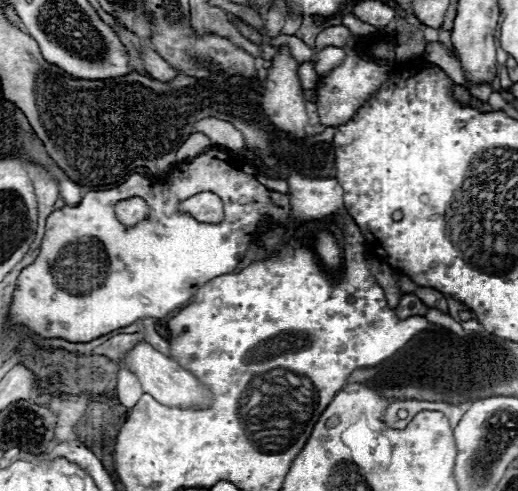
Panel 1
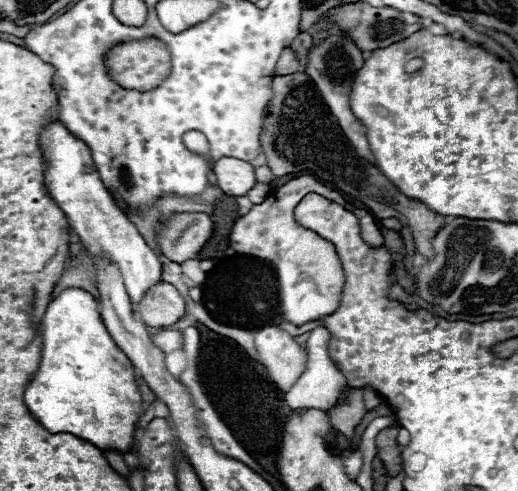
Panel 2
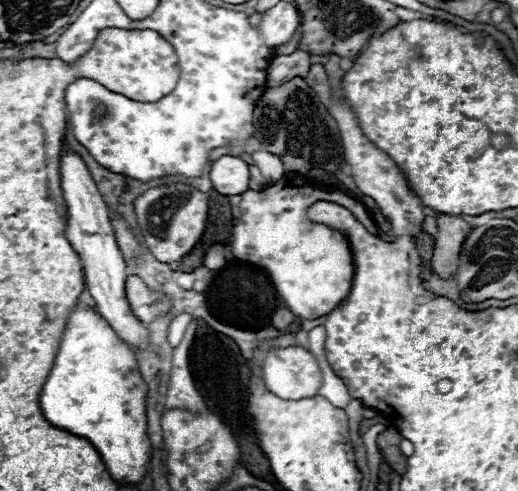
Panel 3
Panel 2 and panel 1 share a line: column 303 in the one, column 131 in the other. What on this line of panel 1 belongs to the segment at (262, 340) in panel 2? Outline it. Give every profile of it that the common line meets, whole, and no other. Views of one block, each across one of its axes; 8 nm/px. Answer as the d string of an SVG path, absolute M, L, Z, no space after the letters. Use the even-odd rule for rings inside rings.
M138 342L134 344L134 348L126 352L124 364L128 364L128 370L140 380L144 394L150 394L164 406L204 406L210 402L210 392L194 378L194 374L190 374L182 366L178 366L172 358L154 350L146 342Z

